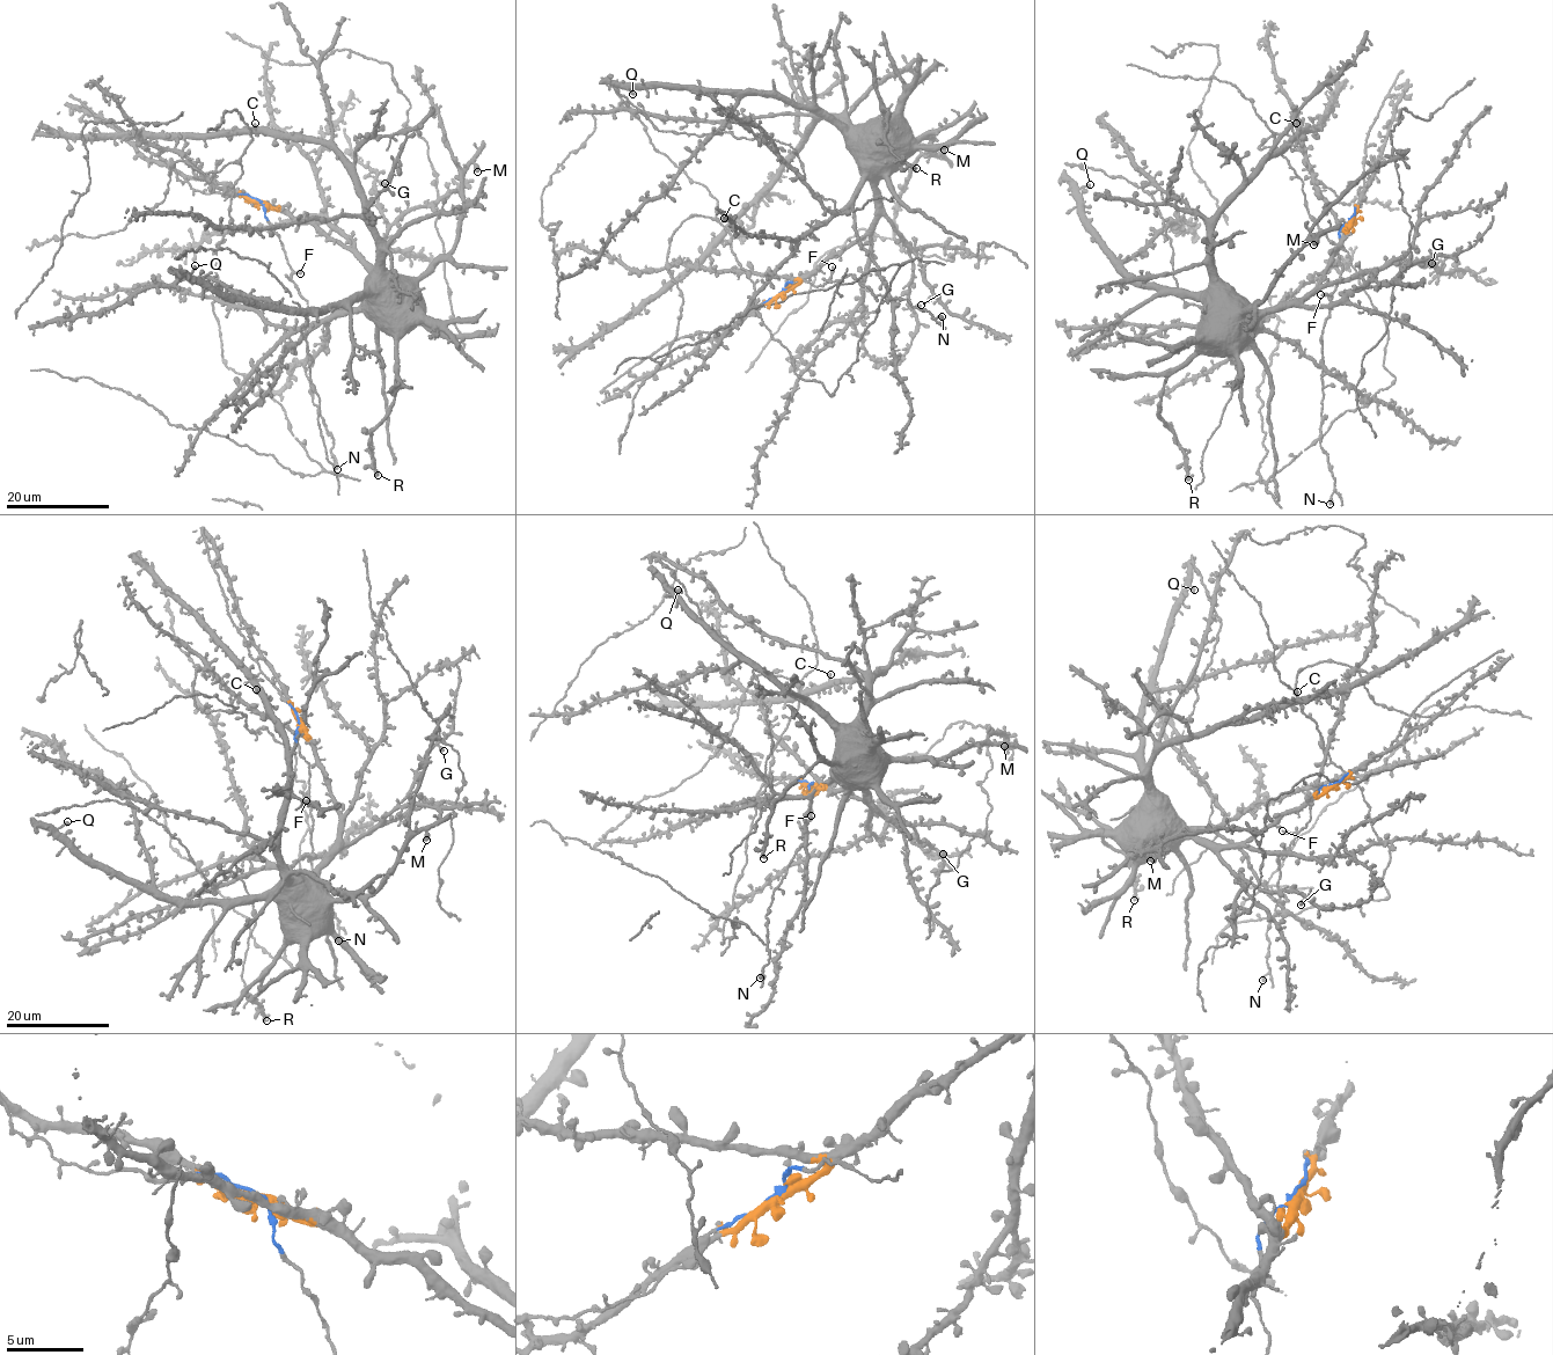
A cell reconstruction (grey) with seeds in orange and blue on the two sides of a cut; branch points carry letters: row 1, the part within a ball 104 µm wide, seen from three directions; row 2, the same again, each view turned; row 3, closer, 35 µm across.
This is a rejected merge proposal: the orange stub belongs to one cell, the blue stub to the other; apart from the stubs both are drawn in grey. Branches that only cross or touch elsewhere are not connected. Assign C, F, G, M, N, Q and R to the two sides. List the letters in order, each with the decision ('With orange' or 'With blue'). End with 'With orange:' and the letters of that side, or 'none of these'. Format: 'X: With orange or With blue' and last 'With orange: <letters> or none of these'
C: With orange
F: With blue
G: With orange
M: With orange
N: With blue
Q: With orange
R: With orange
With orange: C, G, M, Q, R

